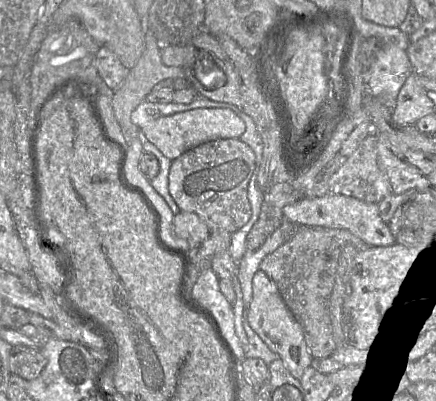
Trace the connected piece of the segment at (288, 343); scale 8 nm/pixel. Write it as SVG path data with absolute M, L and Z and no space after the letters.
M258 270L253 277L253 297L248 322L266 345L278 354L292 376L300 380L313 359L305 341L303 328L287 307L275 282L262 270Z

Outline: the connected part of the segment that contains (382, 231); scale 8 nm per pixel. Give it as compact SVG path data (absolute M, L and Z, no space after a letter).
M344 195L305 197L286 205L282 212L285 220L295 225L347 230L369 247L389 246L396 243L388 223L380 217L378 204L354 197Z

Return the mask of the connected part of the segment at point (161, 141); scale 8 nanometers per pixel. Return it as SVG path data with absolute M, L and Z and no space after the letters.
M199 108L160 117L140 128L142 138L154 144L168 159L174 160L184 152L203 143L228 138L240 138L246 131L244 121L228 108Z

